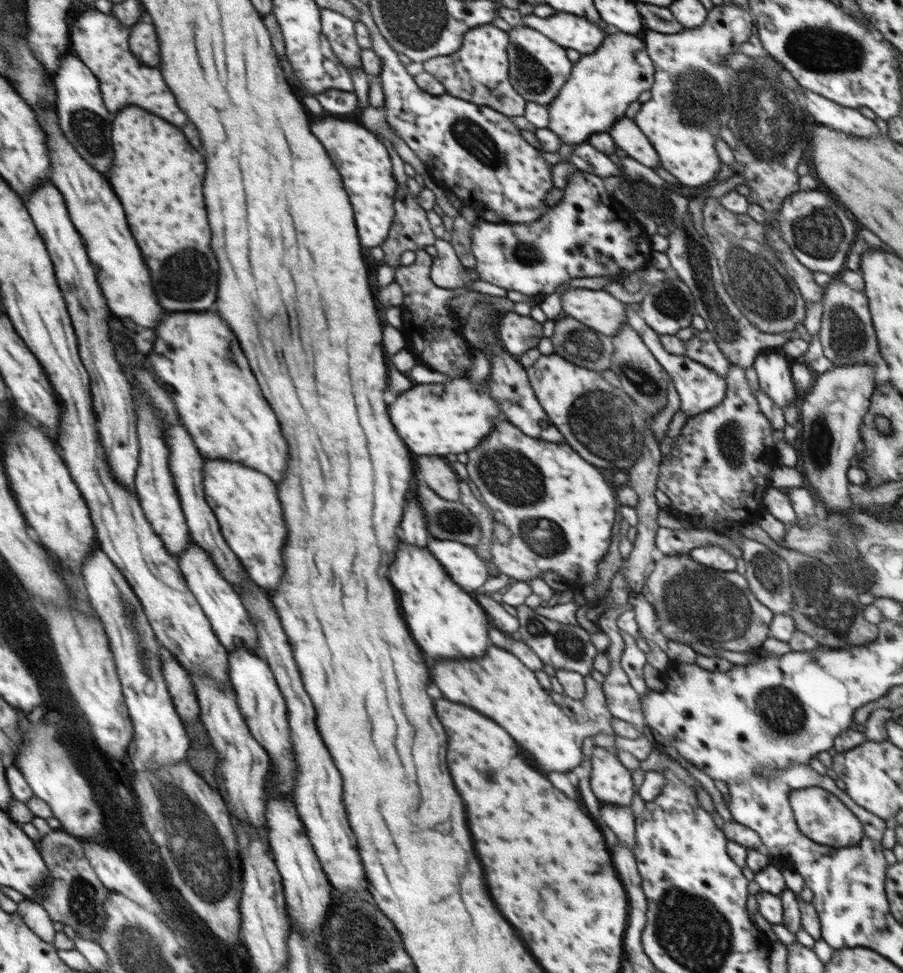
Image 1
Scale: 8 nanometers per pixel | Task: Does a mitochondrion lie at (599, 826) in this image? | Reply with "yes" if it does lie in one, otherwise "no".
no

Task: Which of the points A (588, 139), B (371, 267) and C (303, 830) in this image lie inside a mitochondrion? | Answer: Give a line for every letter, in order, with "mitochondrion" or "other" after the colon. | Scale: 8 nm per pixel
A: other
B: other
C: other

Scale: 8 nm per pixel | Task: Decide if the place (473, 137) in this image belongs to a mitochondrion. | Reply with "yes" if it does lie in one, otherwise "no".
yes

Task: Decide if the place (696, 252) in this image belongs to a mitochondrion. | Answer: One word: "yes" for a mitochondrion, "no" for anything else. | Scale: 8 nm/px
yes

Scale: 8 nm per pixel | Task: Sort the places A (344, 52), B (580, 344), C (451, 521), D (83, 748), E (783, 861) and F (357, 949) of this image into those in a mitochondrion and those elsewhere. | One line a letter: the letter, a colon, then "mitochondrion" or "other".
A: other
B: mitochondrion
C: mitochondrion
D: other
E: other
F: mitochondrion

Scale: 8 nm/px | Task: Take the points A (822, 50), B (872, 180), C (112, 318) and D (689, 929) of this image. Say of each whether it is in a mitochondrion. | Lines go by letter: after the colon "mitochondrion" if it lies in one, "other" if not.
A: mitochondrion
B: other
C: other
D: mitochondrion

